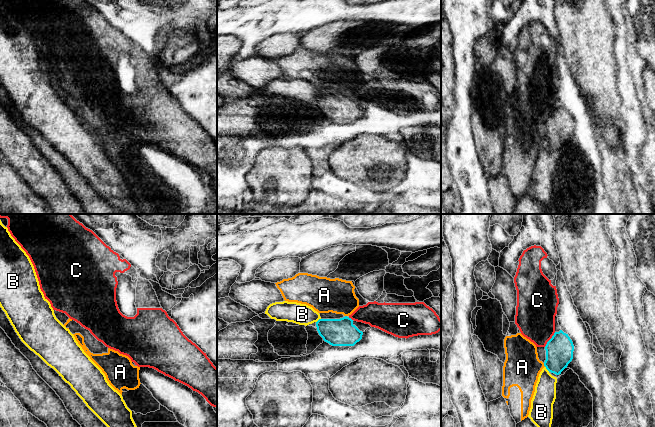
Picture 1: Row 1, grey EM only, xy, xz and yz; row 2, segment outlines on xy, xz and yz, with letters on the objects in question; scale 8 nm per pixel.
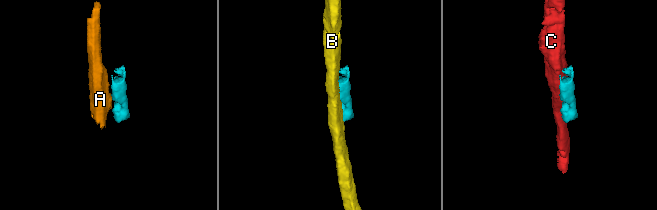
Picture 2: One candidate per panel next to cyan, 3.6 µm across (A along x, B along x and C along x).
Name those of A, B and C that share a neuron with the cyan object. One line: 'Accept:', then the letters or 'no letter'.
Accept: no letter

